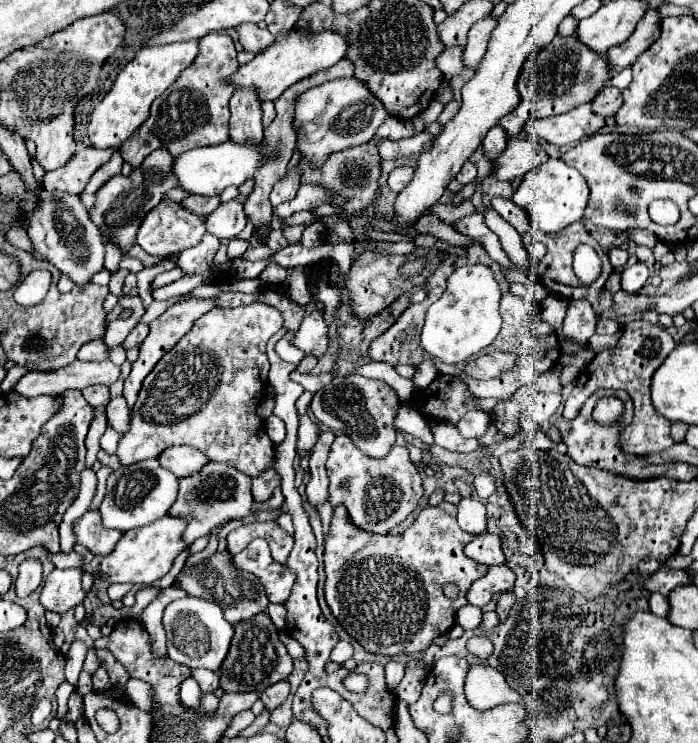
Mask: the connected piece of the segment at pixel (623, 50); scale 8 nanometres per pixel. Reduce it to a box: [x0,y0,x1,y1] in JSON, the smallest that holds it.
[607,8,661,72]

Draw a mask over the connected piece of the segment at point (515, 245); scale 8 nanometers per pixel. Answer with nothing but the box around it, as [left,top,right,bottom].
[485,206,534,274]

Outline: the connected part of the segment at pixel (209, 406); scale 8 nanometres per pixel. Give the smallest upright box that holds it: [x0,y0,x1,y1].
[117,302,283,476]

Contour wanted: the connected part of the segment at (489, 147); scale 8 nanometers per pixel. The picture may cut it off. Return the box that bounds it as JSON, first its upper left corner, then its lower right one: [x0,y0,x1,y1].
[483,124,507,162]

